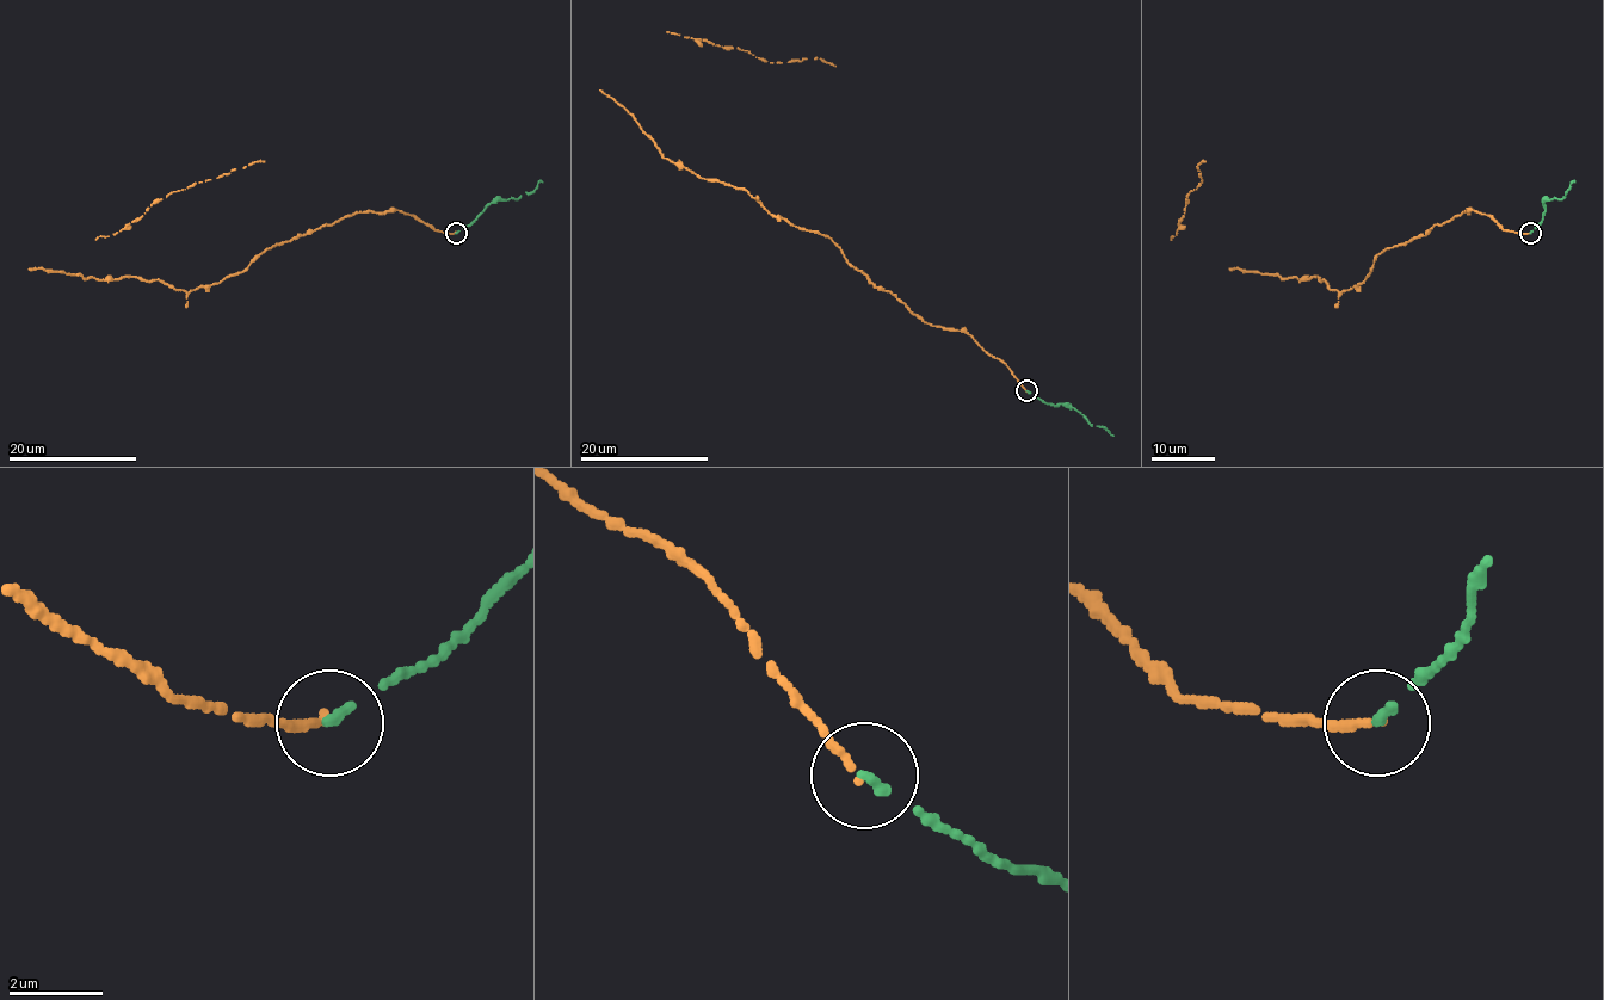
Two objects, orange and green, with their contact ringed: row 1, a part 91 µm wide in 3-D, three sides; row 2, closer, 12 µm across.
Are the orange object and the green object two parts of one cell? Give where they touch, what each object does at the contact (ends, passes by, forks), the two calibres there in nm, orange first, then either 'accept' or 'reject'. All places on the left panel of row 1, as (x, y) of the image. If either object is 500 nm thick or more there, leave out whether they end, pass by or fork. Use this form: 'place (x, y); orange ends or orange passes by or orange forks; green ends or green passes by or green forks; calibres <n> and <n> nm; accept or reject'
place (456, 233); orange ends; green ends; calibres 170 and 200 nm; accept

